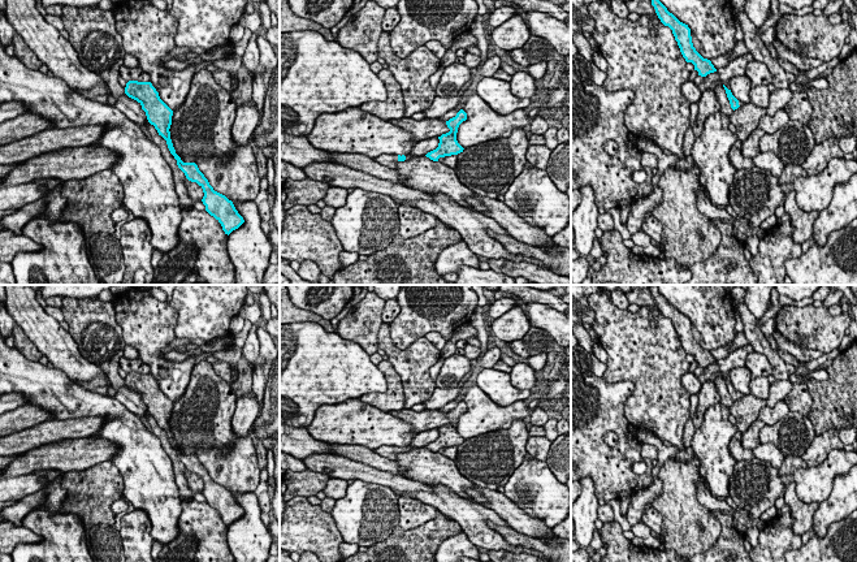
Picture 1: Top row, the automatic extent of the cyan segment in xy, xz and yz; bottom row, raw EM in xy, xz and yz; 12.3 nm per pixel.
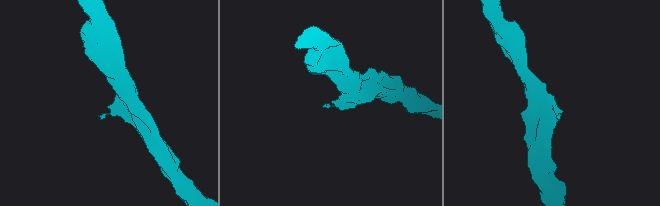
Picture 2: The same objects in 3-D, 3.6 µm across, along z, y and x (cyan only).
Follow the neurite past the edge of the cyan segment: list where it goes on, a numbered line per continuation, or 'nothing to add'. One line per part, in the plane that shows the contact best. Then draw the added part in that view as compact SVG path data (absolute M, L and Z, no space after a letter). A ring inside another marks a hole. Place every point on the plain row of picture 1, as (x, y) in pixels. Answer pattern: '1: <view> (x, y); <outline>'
1: xz (384, 449); M382 445L381 448L376 449L375 453L381 457L385 457L386 453L398 453L398 446Z

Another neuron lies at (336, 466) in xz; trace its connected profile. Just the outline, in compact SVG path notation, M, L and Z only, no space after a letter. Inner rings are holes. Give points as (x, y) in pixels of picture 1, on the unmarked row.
M313 454L302 461L307 470L326 474L333 479L362 480L364 483L388 487L398 493L432 492L432 488L427 484L376 470L368 464L351 461L342 455Z

